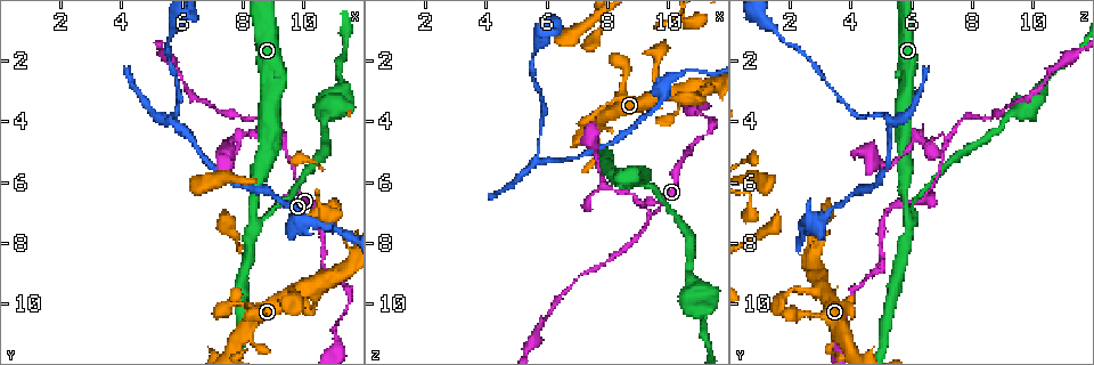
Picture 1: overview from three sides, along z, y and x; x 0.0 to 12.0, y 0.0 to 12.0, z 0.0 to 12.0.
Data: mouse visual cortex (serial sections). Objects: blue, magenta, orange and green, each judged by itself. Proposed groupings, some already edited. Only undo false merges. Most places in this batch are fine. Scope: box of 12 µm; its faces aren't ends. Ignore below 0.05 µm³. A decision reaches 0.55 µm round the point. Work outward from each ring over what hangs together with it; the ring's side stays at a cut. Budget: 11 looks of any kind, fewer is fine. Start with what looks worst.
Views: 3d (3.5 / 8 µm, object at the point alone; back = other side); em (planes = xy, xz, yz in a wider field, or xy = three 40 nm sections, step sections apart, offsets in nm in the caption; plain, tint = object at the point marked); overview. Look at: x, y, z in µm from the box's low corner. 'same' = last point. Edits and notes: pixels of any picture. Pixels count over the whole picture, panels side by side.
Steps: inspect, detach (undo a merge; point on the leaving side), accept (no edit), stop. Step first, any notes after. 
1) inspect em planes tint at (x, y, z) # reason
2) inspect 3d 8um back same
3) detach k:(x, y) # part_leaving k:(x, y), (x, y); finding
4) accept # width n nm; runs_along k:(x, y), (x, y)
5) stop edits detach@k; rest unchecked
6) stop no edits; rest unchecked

inspect 3d 3.5um at (8.5, 7.4, 6.0) # branch point

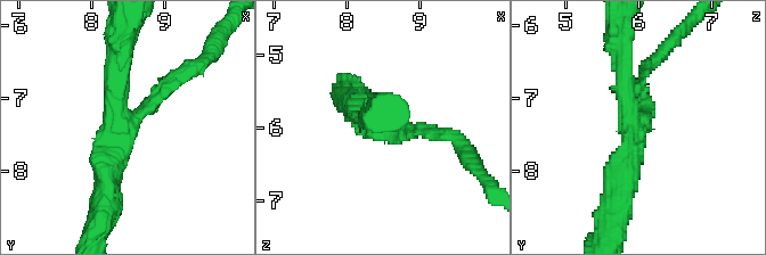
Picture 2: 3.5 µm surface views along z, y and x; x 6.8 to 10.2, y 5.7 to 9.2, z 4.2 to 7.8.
inspect em xy step 5 tint at (8.40, 7.30, 5.95) # arms 3; arm_widths 200, 250, 400 nm; now the EM

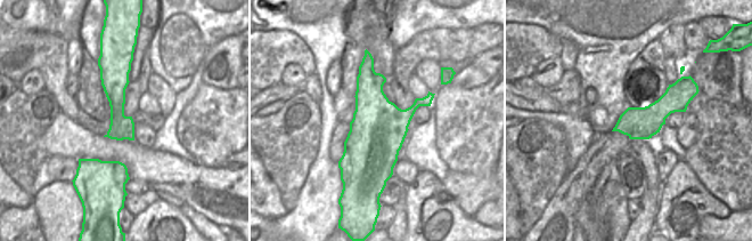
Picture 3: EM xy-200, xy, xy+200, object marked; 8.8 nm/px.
inspect em xy step 1 tint same

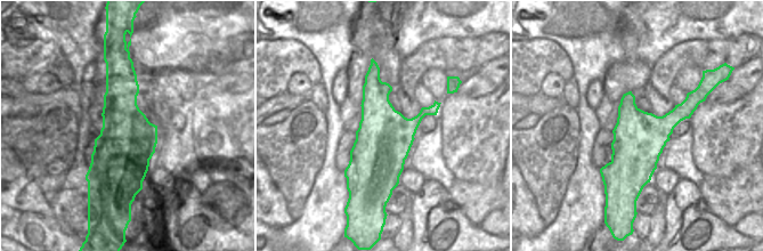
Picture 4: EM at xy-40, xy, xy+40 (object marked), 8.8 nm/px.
accept # all the same cell

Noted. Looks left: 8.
inspect 3d 8um at (9.3, 4.6, 7.1) # a fork

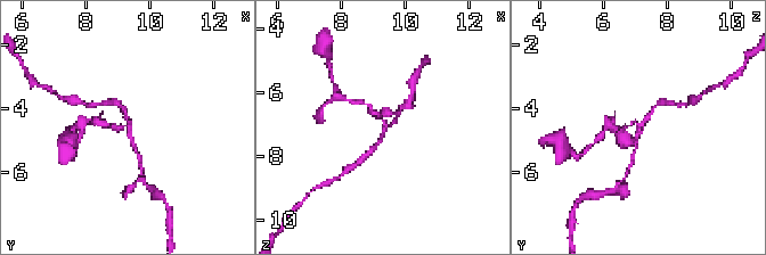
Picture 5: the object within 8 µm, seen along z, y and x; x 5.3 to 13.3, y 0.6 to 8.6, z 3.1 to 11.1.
inspect 3d 3.5um back at (9.3, 4.6, 7.2)

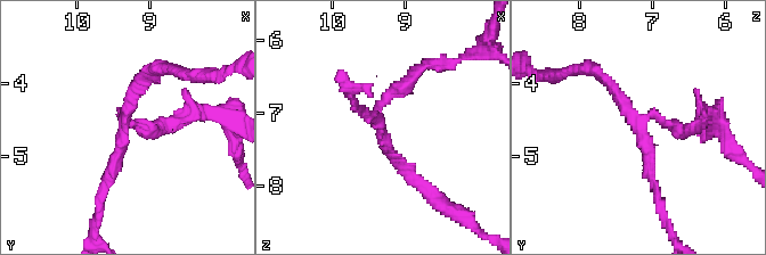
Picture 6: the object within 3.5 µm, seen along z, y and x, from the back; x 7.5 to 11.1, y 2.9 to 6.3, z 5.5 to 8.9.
inspect em planes tint at (9.35, 4.60, 7.20)

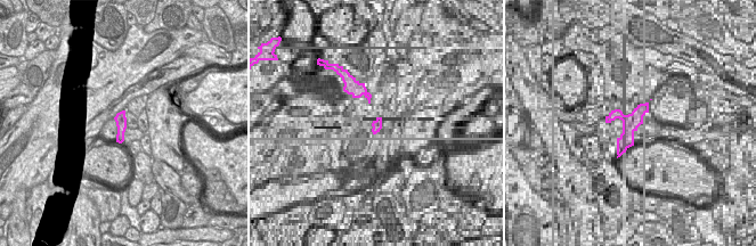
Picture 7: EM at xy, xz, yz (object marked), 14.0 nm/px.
accept # runs_along 6:(104, 192), (121, 115), (160, 130); continuous, no second cell

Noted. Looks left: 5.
inspect 3d 3.5um at (5.8, 4.1, 5.3)

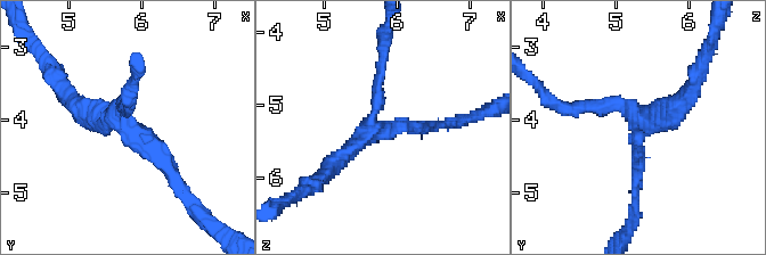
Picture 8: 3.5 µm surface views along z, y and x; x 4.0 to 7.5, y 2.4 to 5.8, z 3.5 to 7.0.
inspect em xy step 1 tint at (5.70, 4.00, 5.30) # arms 3; arm_widths 150, 200, 250 nm

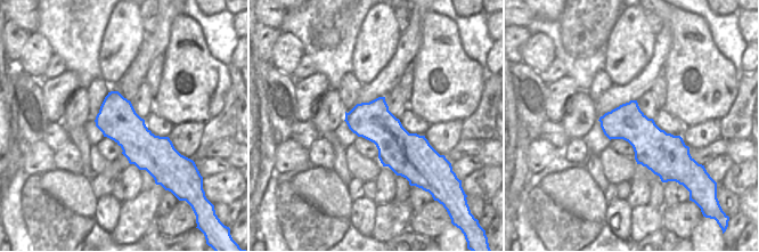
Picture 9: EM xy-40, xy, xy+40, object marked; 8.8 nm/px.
inspect em xy step 3 tint same

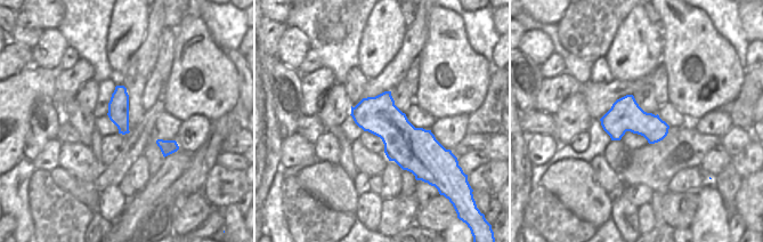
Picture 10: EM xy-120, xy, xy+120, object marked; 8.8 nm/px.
accept # runs_along 8:(635, 173), (629, 106), (577, 109); continuous, no second cell

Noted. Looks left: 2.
inspect 3d 3.5um at (9.7, 9.7, 3.0) # thin arm on a thick one

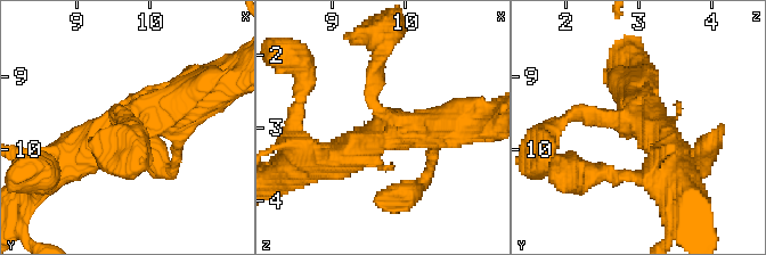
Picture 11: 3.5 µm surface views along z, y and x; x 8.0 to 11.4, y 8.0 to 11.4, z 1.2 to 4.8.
inspect em xy step 3 tint at (9.75, 9.60, 3.10)

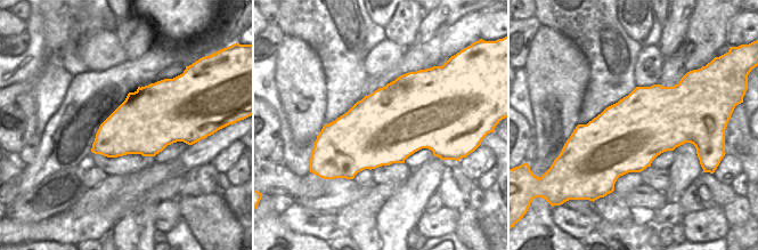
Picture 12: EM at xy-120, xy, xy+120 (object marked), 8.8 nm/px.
accept # arms 4; runs_along 11:(73, 153), (198, 93); continuous, no second cell

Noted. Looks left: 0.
stop no edits; rest unchecked

